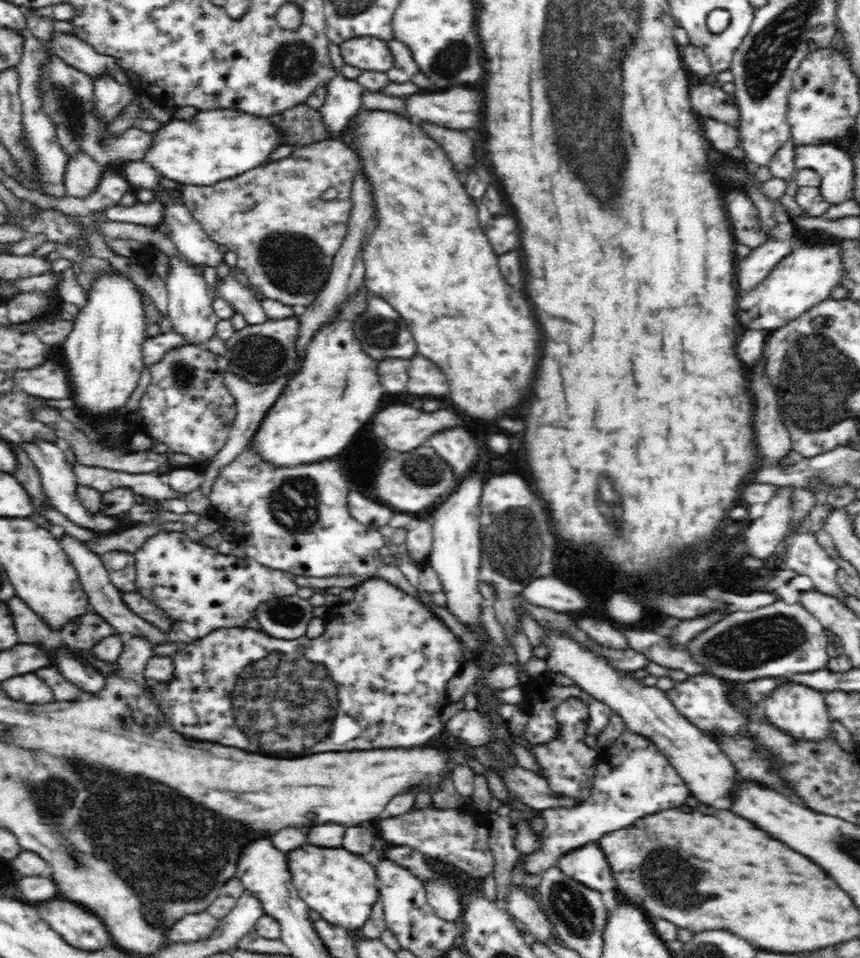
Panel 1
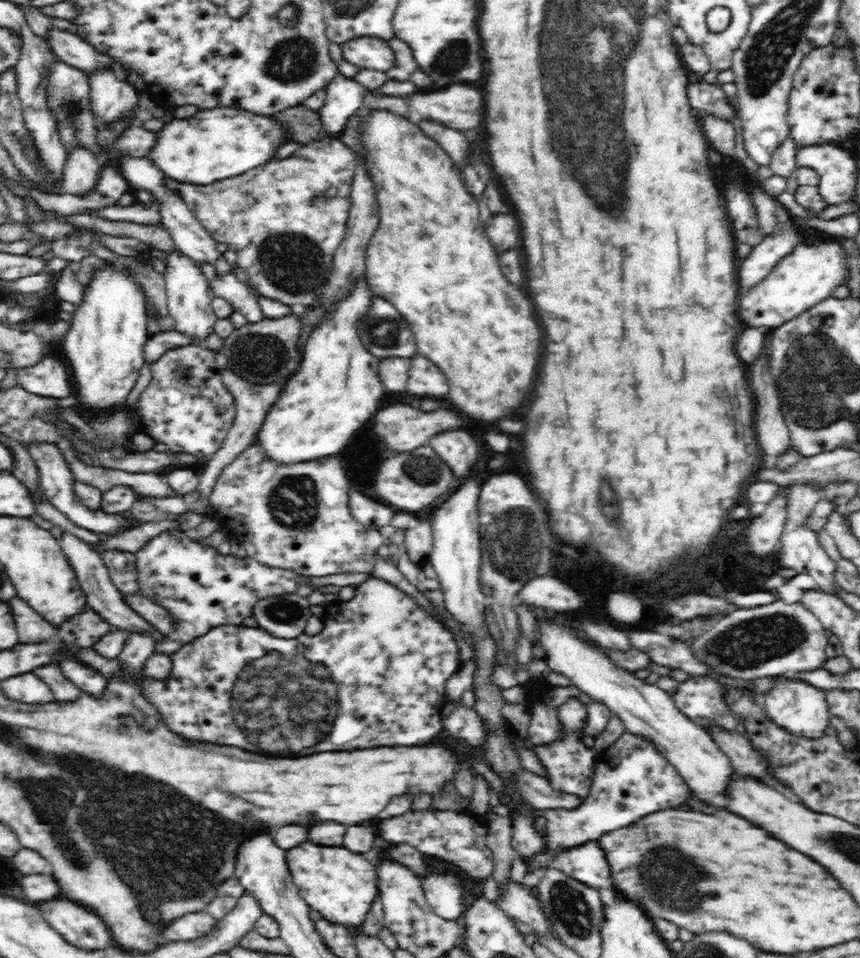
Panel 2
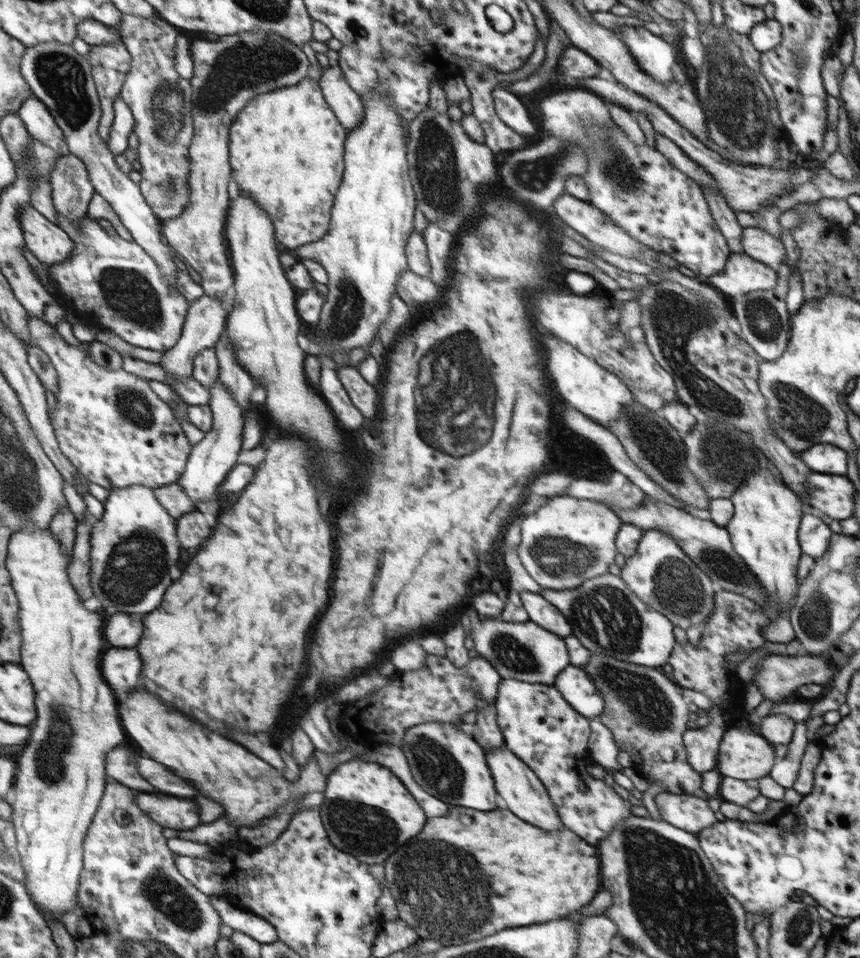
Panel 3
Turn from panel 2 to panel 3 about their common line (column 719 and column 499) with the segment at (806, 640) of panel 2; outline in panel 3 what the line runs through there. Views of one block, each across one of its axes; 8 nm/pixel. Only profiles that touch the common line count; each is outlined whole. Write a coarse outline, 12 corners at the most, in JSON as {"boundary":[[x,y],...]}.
{"boundary":[[474,621],[479,656],[504,678],[554,685],[564,640],[535,621]]}

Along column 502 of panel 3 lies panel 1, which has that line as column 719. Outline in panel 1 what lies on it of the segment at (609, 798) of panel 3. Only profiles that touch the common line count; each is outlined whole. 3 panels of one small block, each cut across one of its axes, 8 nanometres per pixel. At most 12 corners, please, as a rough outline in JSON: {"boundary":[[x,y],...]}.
{"boundary":[[700,674],[667,690],[684,717],[710,735],[742,732],[722,683]]}

